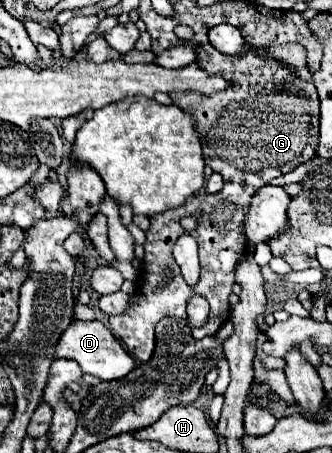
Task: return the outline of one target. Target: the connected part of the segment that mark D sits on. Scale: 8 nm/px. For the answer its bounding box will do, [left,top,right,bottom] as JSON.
[55,321,137,381]

